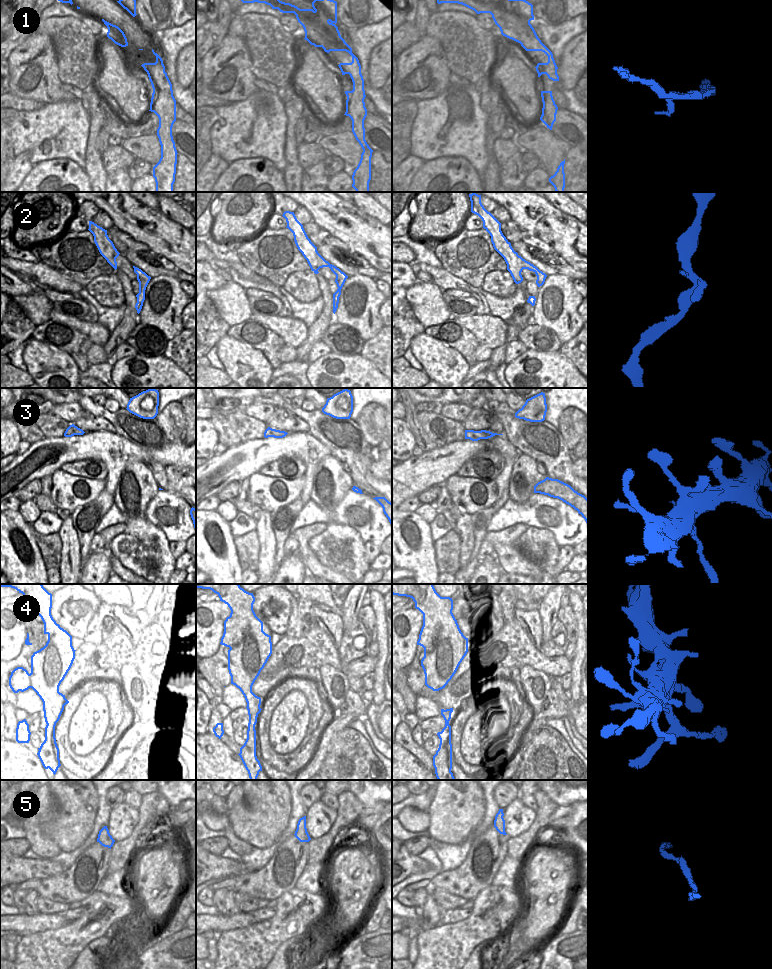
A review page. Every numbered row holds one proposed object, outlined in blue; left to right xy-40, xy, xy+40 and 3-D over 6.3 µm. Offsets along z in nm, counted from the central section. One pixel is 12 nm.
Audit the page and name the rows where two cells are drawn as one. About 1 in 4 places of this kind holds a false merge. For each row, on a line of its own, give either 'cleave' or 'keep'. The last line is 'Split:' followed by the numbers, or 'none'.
1: cleave
2: keep
3: keep
4: keep
5: keep
Split: 1

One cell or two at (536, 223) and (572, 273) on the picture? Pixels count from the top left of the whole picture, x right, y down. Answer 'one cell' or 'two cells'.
two cells

